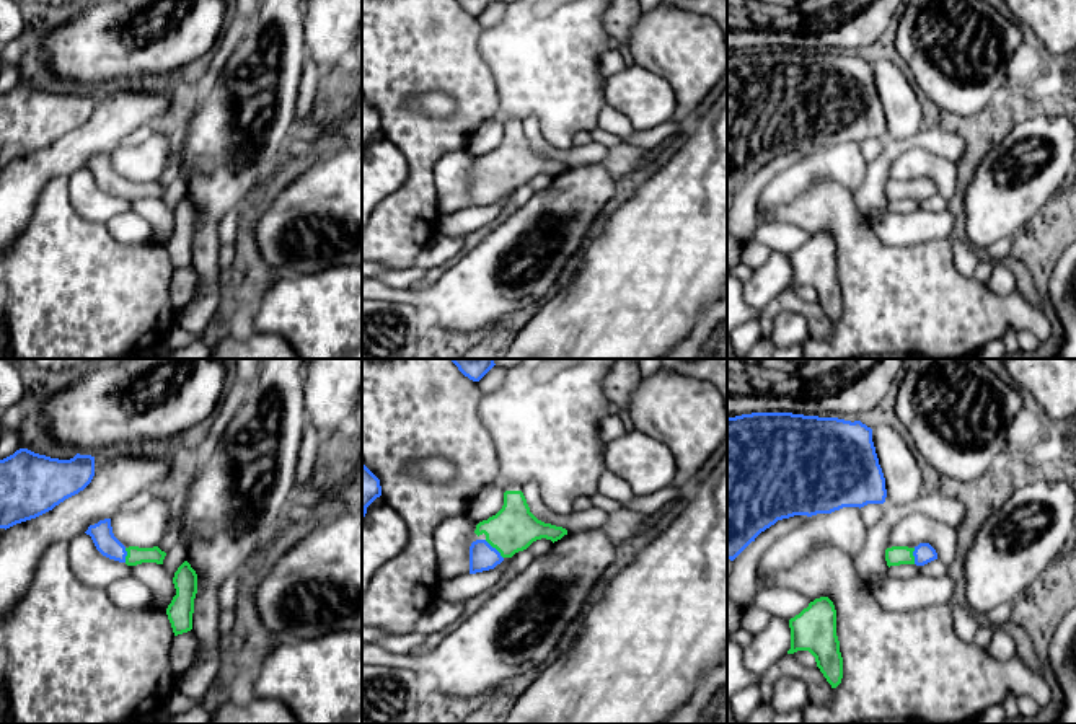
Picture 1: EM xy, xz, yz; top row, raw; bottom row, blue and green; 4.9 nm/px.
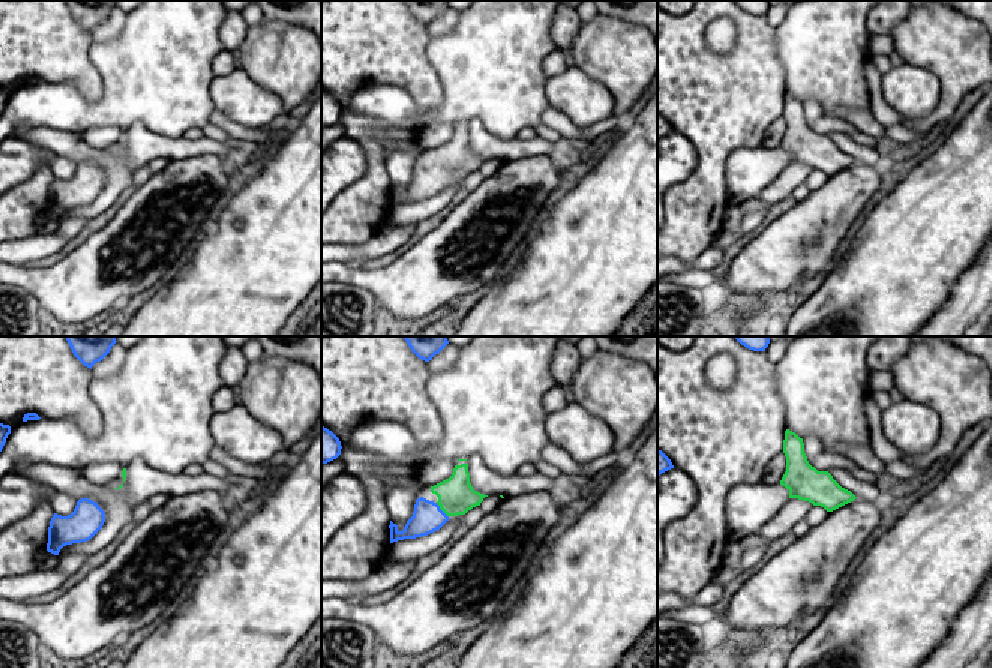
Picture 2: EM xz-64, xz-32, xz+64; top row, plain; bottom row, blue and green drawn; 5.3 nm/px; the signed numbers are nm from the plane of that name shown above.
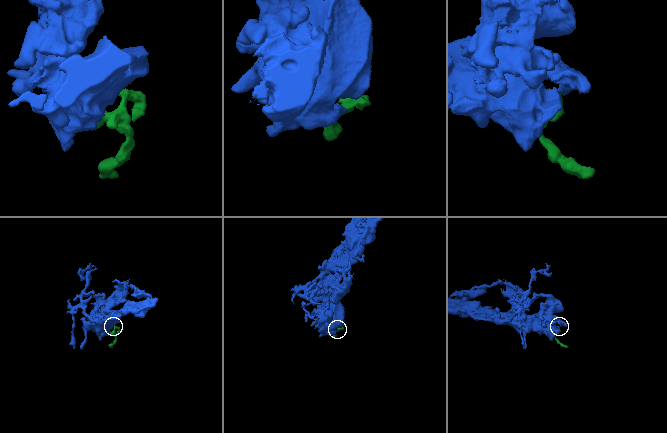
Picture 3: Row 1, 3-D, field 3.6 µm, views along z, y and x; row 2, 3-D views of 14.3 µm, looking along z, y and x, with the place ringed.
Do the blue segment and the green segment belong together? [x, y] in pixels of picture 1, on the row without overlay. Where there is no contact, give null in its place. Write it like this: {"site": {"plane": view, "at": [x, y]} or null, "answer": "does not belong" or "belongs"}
{"site": {"plane": "xz", "at": [494, 183]}, "answer": "belongs"}

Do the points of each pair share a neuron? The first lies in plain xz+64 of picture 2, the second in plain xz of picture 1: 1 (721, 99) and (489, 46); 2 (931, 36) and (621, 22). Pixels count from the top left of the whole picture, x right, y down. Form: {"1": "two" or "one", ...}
{"1": "two", "2": "two"}

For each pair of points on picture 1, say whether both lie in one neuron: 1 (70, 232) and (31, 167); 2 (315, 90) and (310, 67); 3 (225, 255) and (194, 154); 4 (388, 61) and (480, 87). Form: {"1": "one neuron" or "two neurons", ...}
{"1": "two neurons", "2": "one neuron", "3": "two neurons", "4": "one neuron"}

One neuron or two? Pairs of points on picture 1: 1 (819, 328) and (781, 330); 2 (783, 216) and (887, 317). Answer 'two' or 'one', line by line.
1: two
2: one

